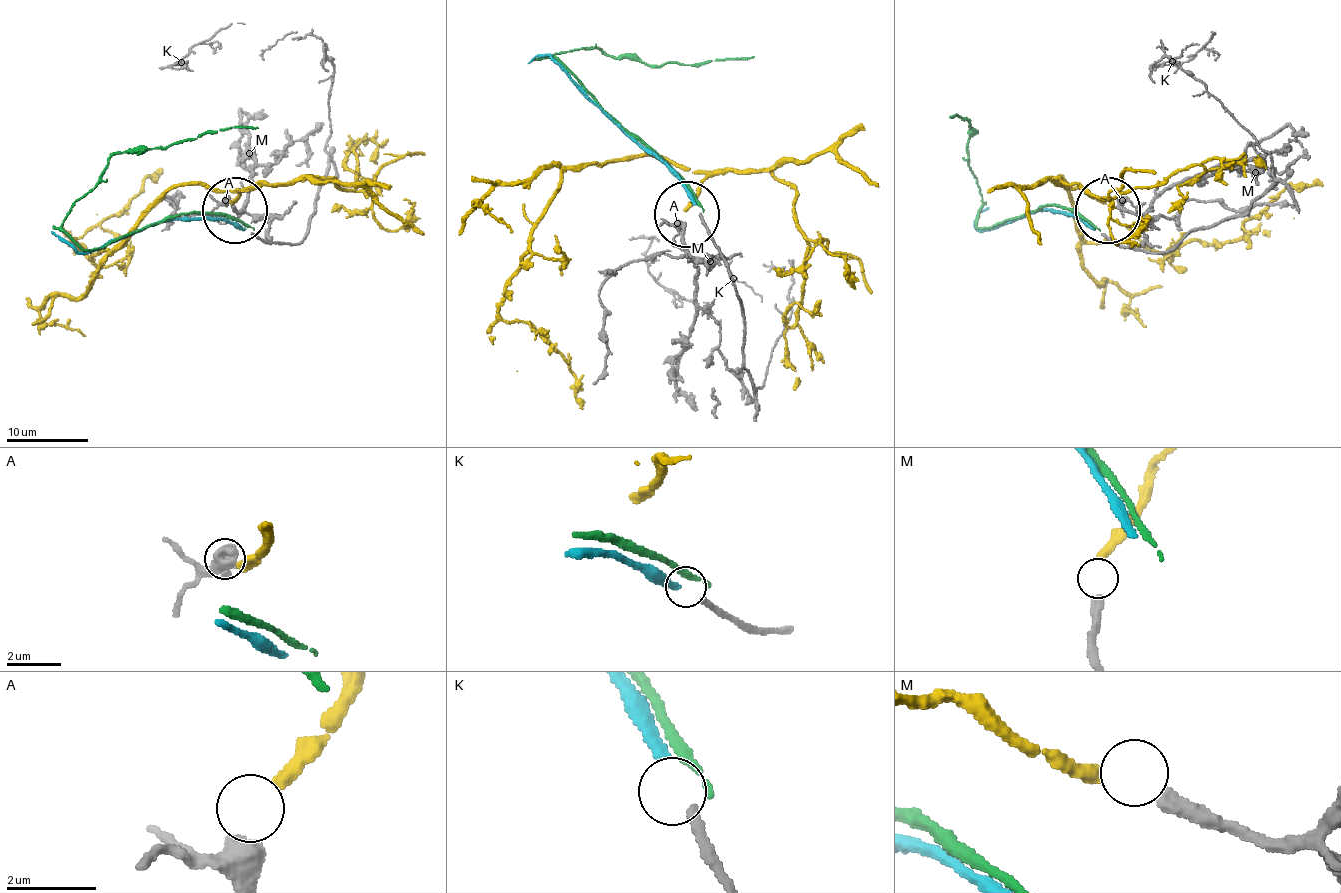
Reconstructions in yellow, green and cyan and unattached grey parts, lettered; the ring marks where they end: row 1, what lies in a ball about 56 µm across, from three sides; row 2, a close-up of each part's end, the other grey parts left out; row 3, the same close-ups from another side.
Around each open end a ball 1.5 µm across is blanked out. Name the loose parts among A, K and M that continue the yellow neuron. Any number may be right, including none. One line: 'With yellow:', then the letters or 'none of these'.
With yellow: M

